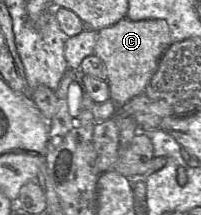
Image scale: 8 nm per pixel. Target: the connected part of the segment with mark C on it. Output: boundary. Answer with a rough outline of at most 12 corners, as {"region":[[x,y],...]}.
{"region":[[125,17],[97,32],[110,100],[145,90],[171,44],[162,19]]}

